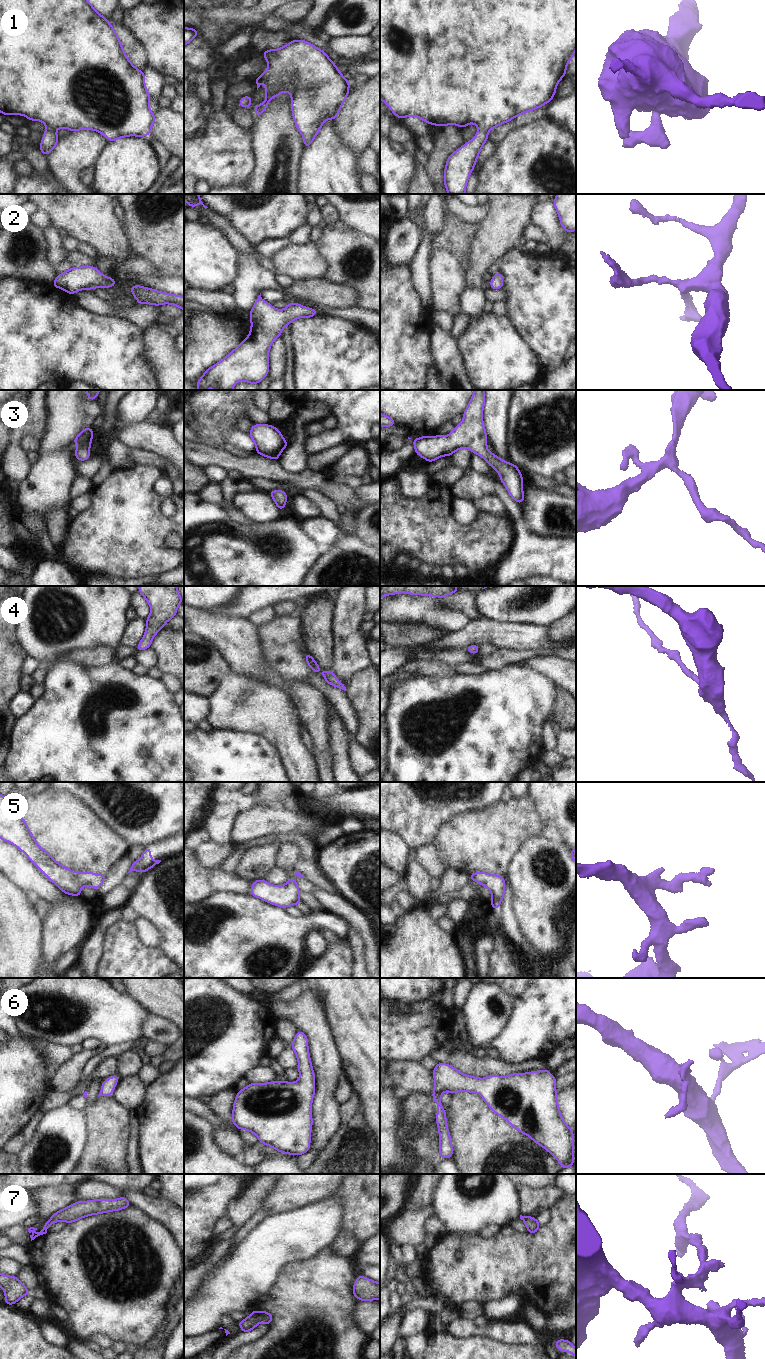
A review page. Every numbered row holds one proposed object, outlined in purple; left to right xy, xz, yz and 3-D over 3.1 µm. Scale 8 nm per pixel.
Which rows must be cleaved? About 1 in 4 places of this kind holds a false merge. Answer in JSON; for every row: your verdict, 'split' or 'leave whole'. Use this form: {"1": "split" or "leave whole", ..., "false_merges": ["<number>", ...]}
{"1": "leave whole", "2": "leave whole", "3": "leave whole", "4": "leave whole", "5": "leave whole", "6": "leave whole", "7": "leave whole", "false_merges": []}

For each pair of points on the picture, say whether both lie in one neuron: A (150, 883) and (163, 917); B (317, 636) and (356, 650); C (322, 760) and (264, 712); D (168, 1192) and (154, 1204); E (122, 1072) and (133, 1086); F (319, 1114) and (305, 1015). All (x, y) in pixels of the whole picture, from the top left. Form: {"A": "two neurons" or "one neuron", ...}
{"A": "one neuron", "B": "two neurons", "C": "two neurons", "D": "two neurons", "E": "two neurons", "F": "one neuron"}

